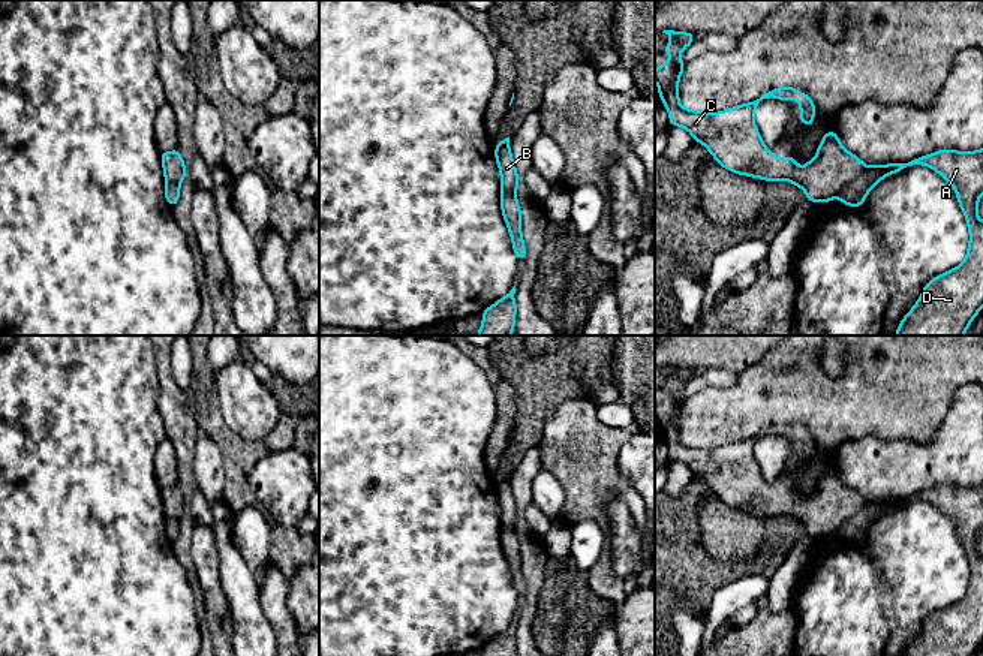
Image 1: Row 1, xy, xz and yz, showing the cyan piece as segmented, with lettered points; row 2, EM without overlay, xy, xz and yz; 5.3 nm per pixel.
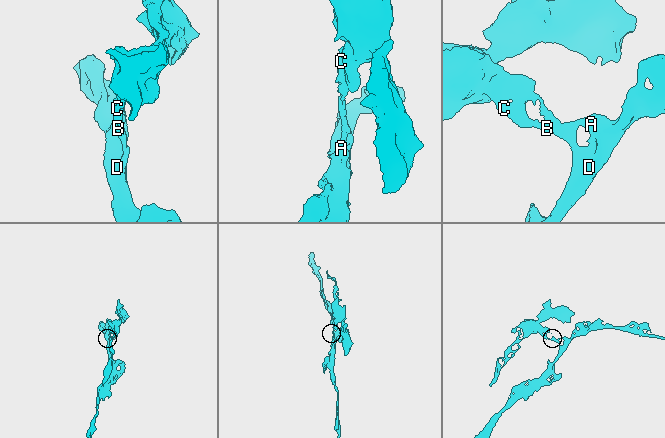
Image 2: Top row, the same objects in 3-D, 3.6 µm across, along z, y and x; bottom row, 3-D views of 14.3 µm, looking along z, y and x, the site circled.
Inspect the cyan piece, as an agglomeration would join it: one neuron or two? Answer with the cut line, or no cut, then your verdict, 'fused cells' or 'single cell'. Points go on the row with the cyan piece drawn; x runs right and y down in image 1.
cut in yz along (866, 166), (838, 195); fused cells

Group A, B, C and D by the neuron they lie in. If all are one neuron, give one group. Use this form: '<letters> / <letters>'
A D / B C

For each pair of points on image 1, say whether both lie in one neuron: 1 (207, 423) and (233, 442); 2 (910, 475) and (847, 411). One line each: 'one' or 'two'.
1: one
2: two

